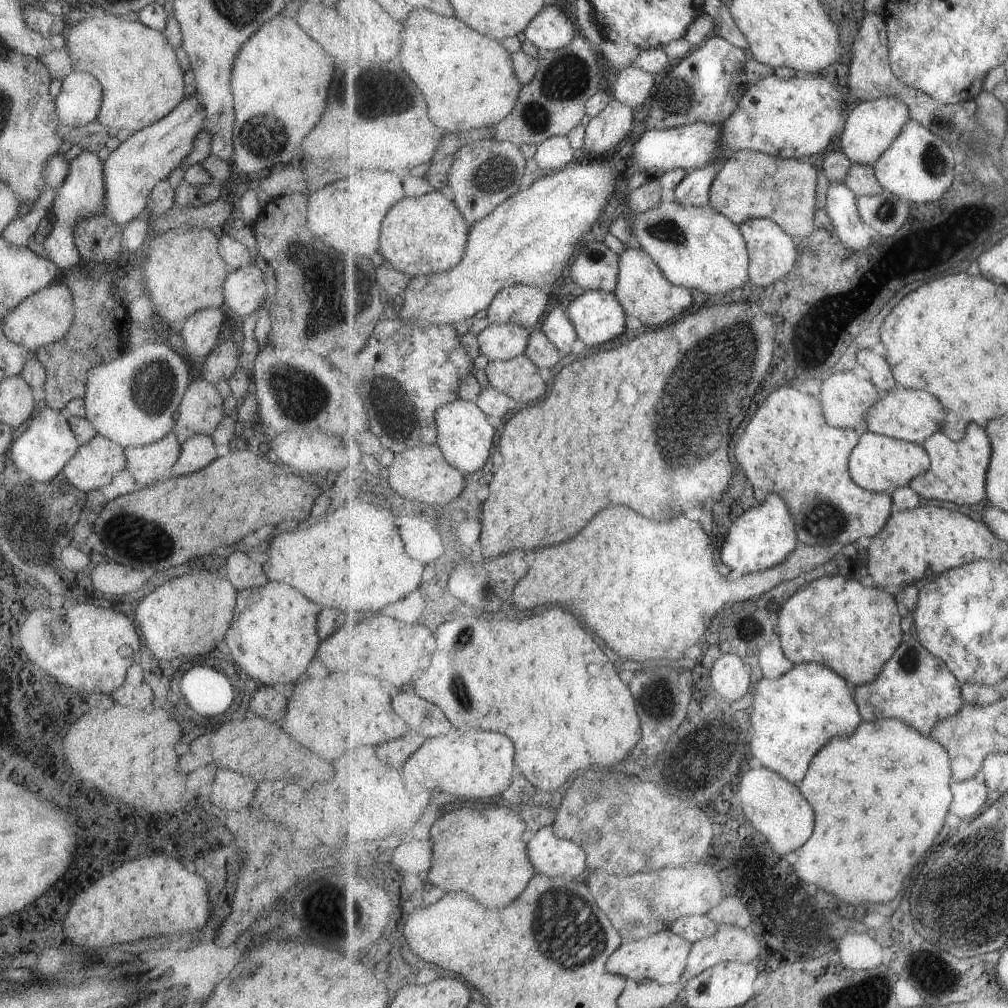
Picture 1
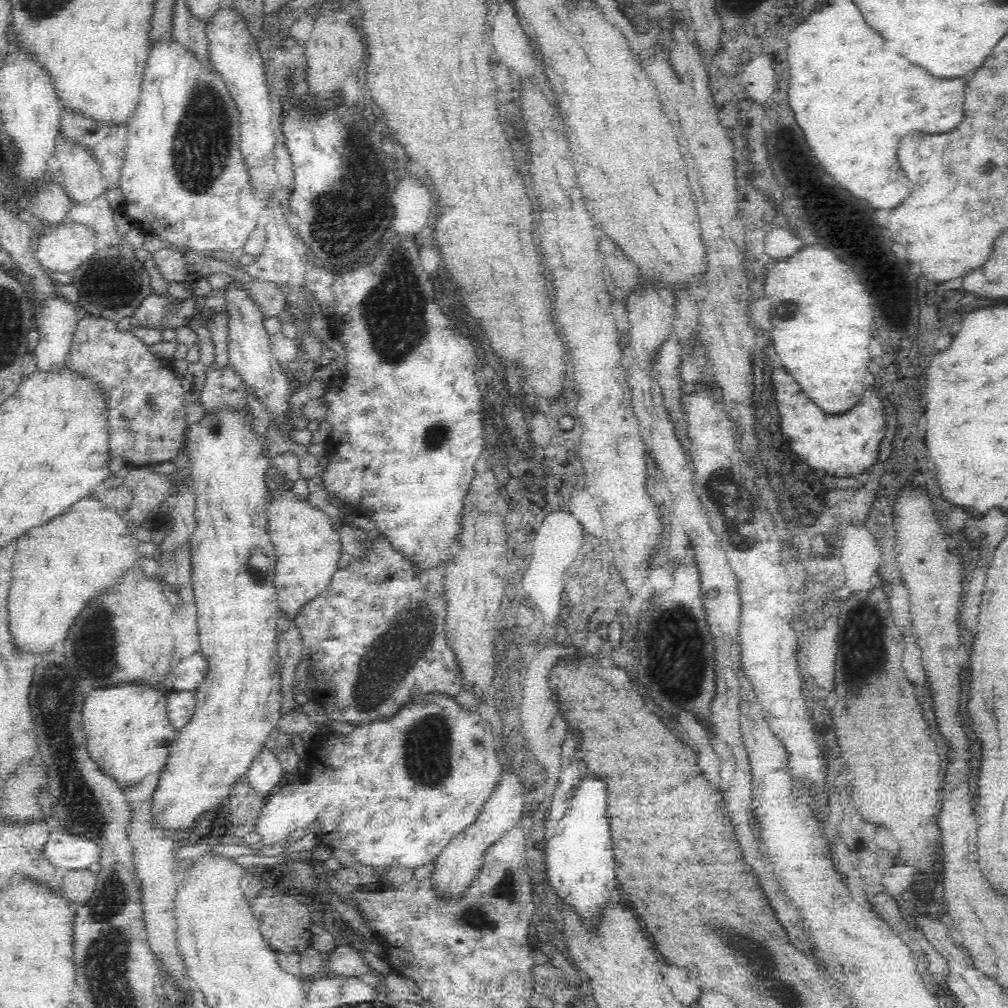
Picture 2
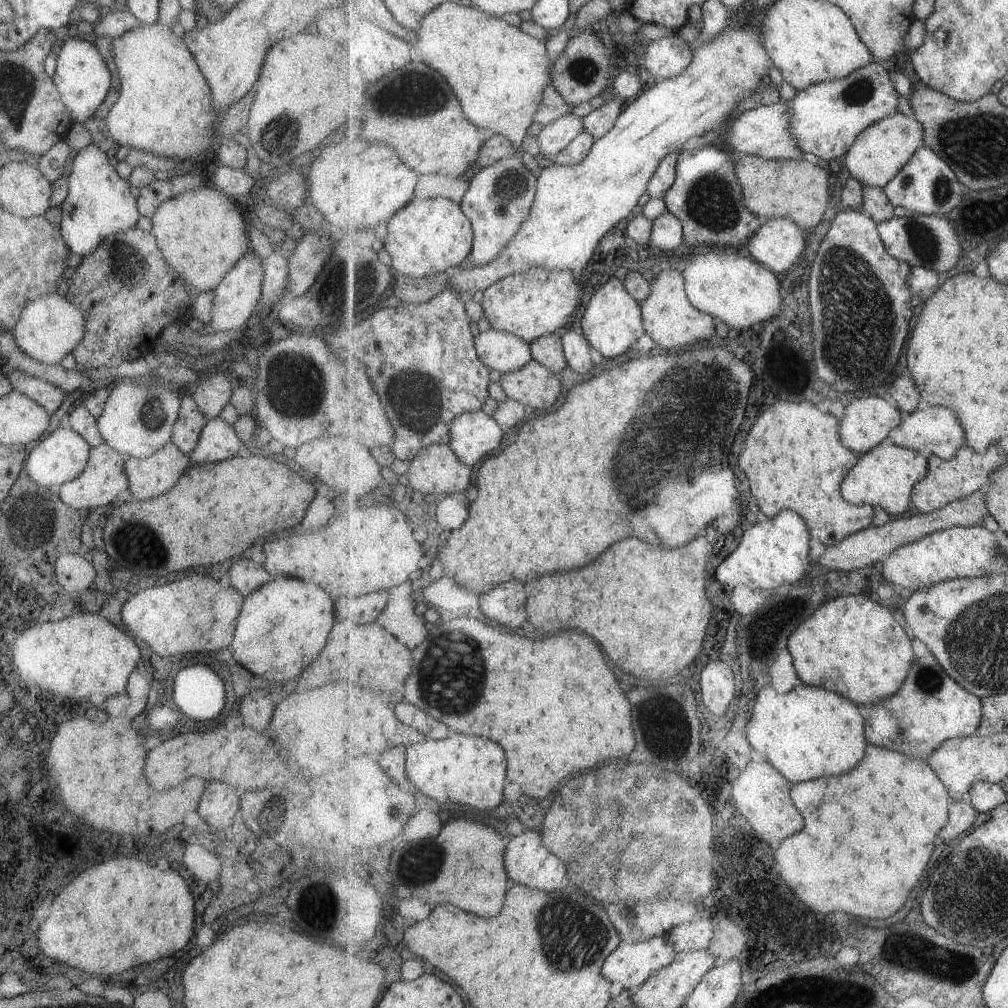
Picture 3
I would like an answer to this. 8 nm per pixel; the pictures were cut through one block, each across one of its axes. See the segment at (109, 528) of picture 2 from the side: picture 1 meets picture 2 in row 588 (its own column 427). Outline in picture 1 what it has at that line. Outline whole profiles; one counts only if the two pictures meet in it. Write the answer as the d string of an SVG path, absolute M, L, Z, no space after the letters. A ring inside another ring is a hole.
M413 10L413 14L407 18L407 38L401 52L401 66L425 94L433 122L445 128L445 132L466 133L471 129L493 128L516 108L525 85L516 75L512 55L500 40L469 28L455 16L445 18L433 10Z

